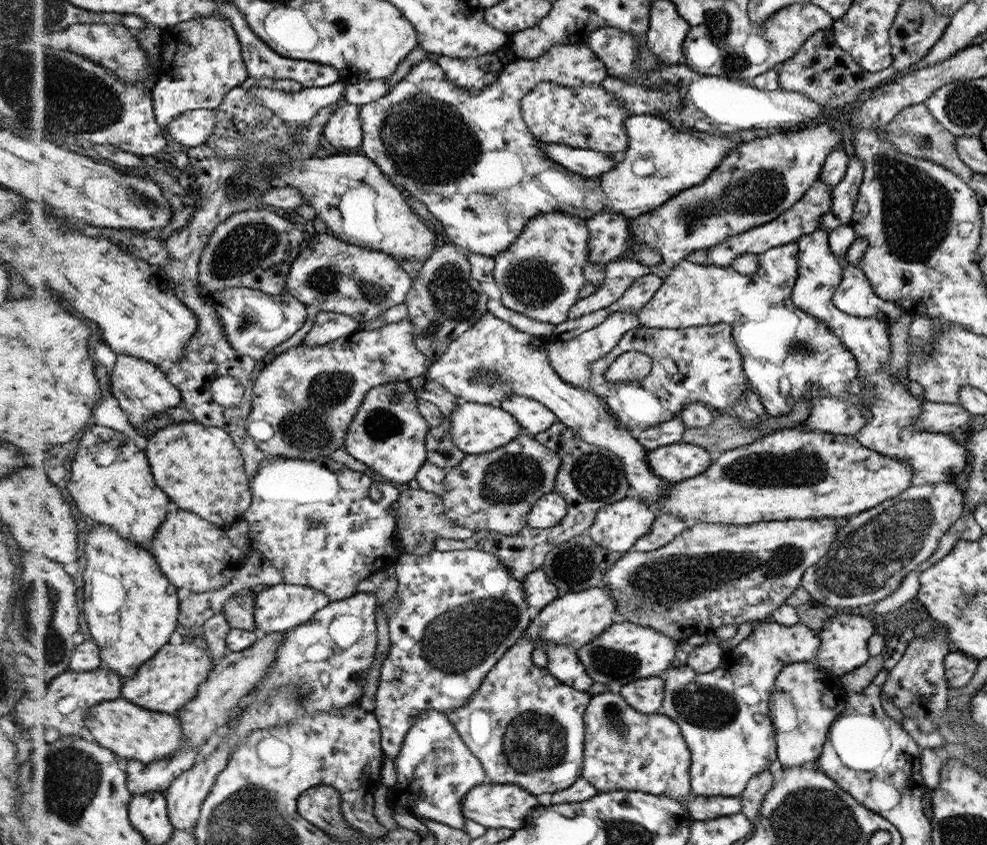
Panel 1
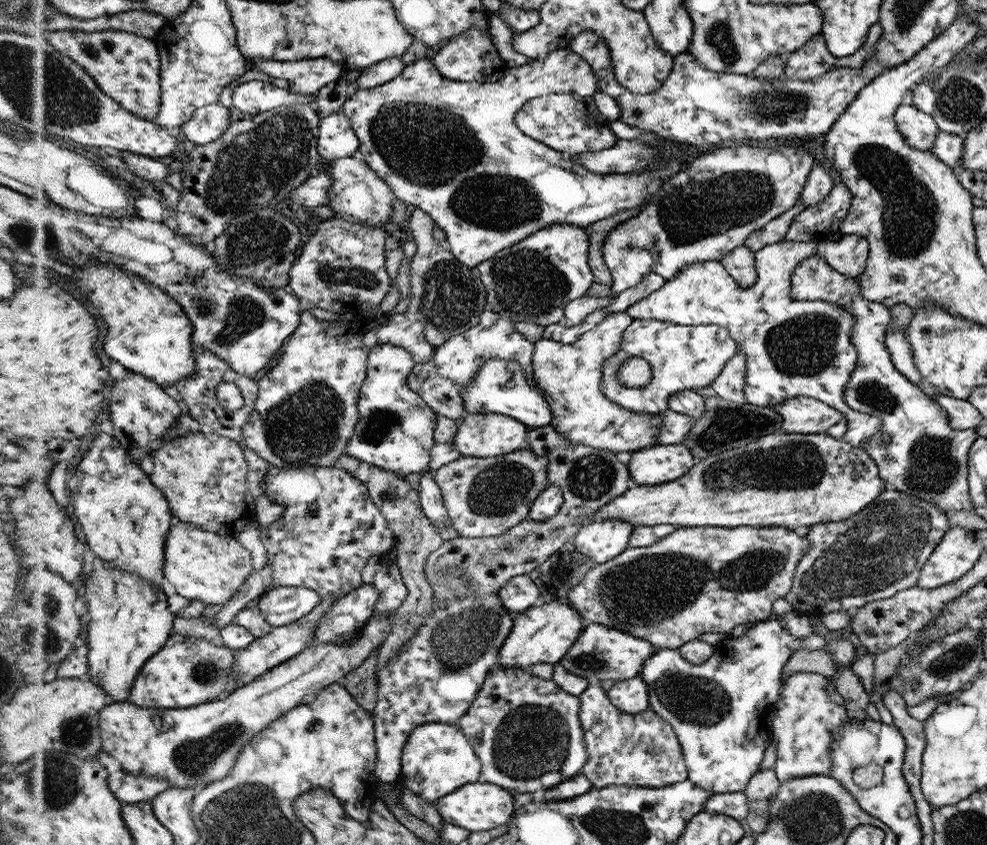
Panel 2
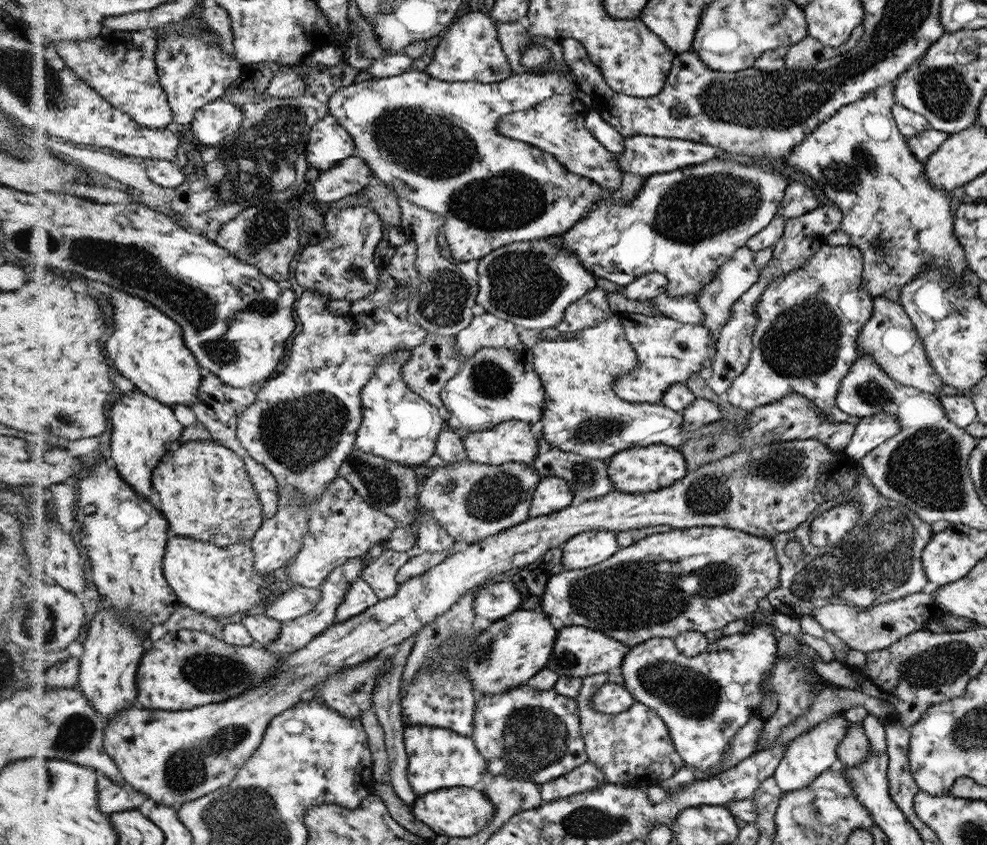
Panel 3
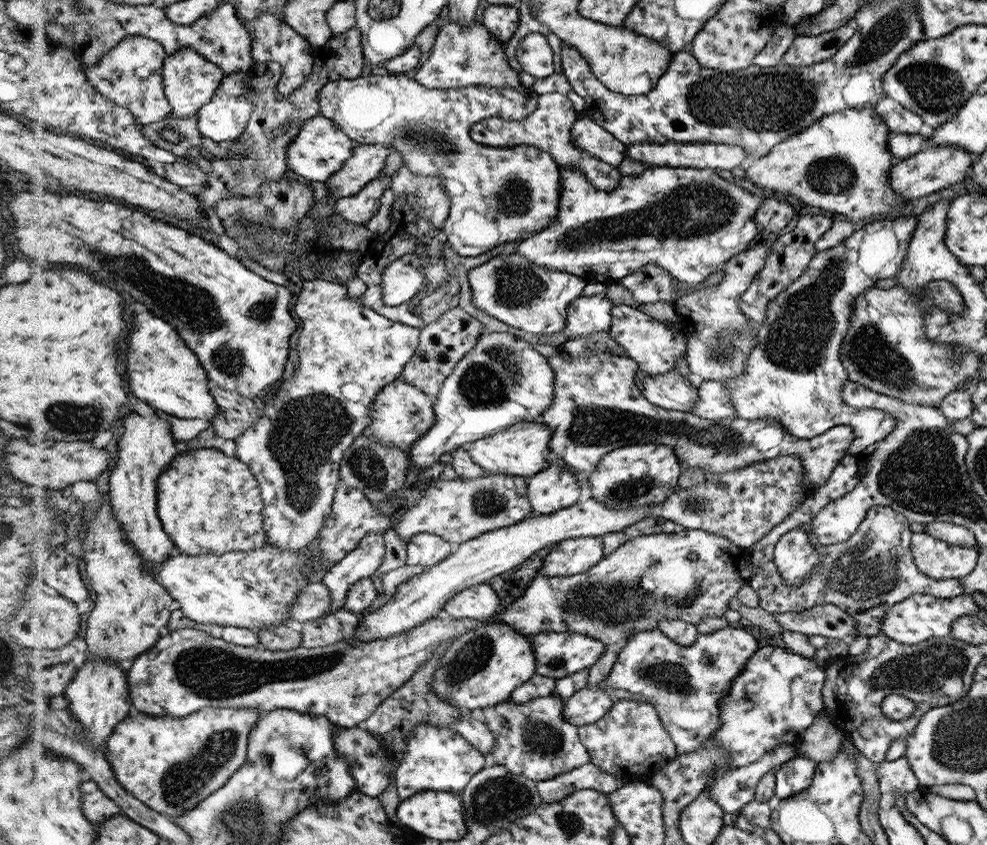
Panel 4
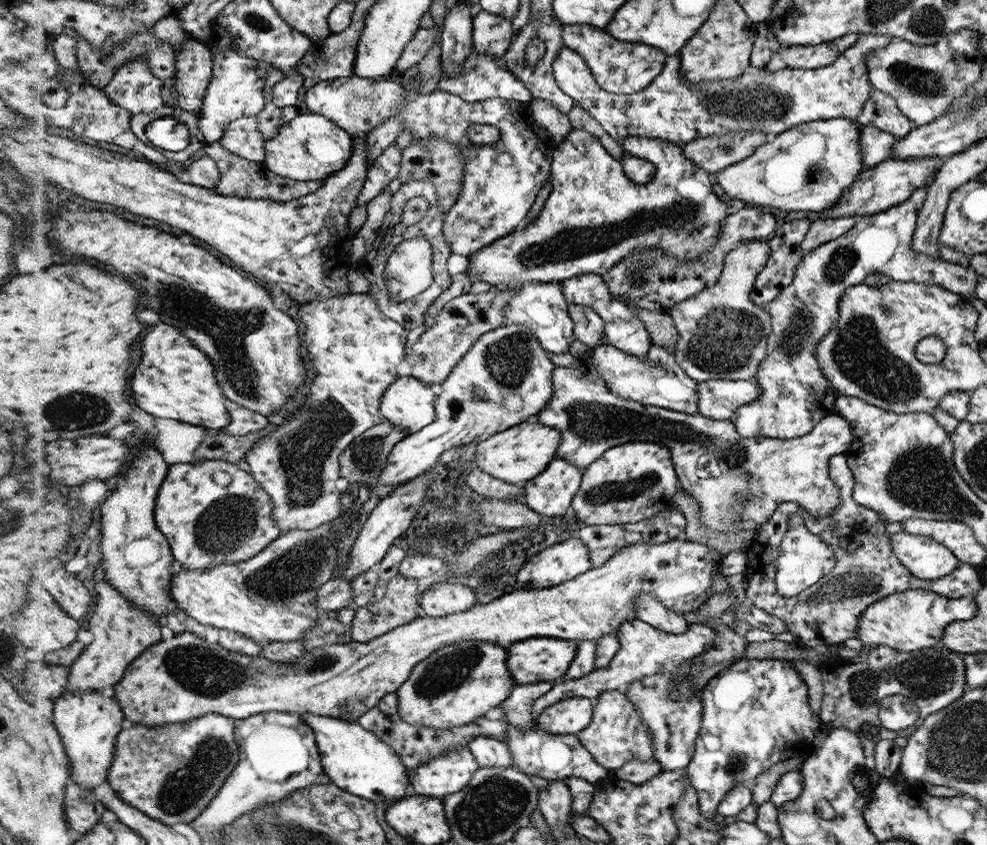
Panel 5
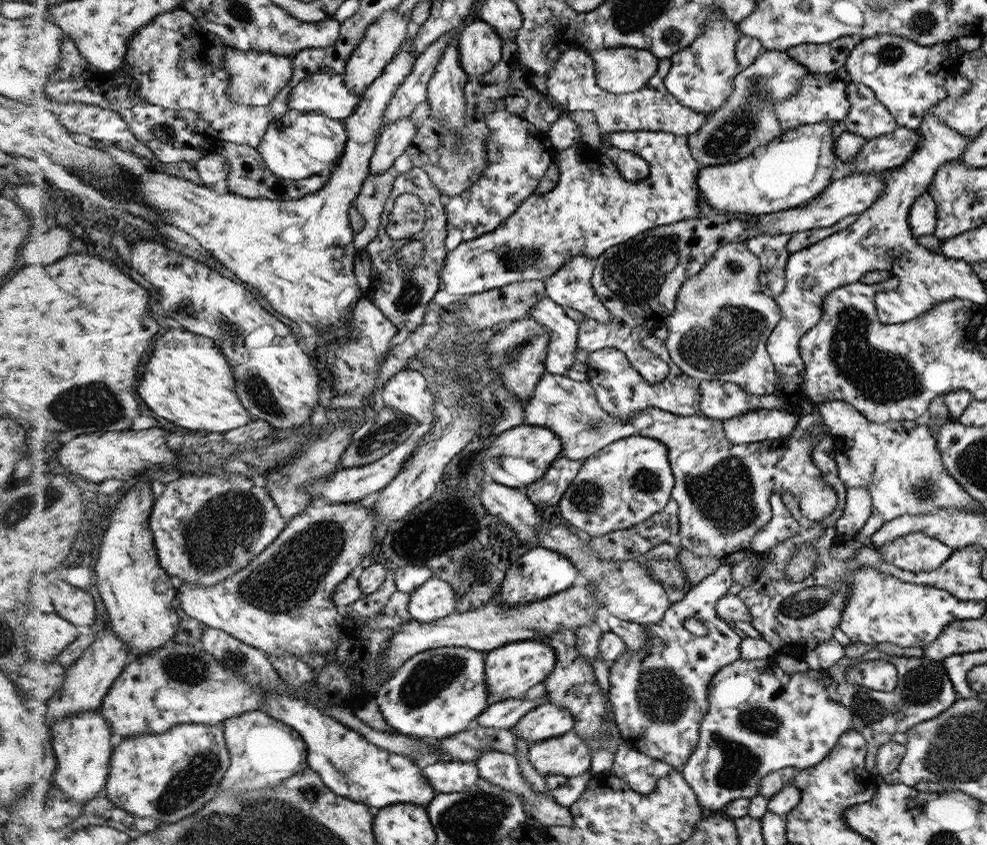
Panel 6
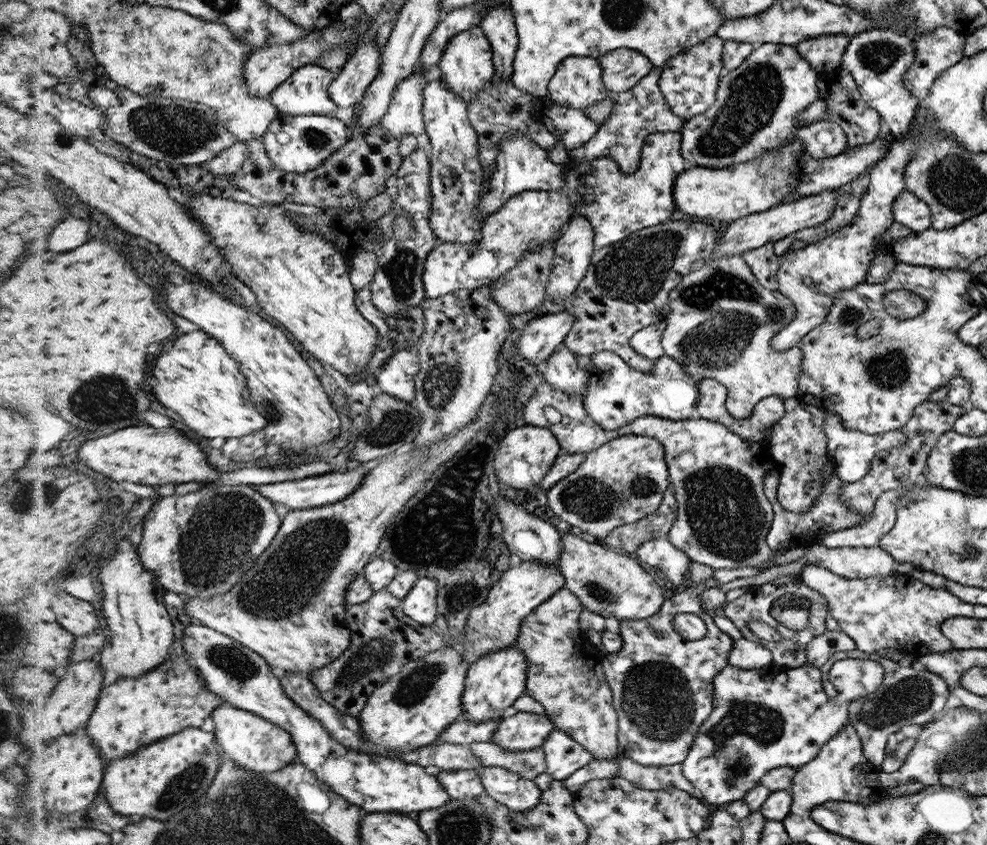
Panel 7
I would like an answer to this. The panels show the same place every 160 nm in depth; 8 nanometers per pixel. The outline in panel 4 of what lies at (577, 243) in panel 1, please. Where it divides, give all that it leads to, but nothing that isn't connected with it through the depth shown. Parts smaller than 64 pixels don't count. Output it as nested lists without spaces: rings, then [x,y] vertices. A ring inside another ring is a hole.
[[[512,242],[500,255],[470,270],[468,280],[472,288],[473,306],[524,332],[541,336],[562,333],[568,325],[569,306],[582,296],[588,282],[576,274],[538,267],[522,259],[516,250],[517,243]]]

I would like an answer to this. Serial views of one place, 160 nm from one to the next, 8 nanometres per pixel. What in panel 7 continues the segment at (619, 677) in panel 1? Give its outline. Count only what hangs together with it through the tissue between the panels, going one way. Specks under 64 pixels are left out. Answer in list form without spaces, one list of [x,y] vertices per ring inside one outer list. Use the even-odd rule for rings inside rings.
[[[516,644],[504,650],[491,651],[487,656],[479,657],[476,662],[471,663],[465,680],[462,718],[469,722],[488,722],[511,712],[514,701],[525,692],[528,664],[524,653]]]

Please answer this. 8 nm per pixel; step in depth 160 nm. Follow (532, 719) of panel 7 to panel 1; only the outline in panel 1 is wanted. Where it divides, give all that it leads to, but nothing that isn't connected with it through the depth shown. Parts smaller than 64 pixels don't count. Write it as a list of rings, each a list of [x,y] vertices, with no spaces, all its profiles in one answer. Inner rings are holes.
[[[662,676],[641,678],[619,688],[620,695],[634,710],[644,714],[659,712],[665,698],[665,682]]]

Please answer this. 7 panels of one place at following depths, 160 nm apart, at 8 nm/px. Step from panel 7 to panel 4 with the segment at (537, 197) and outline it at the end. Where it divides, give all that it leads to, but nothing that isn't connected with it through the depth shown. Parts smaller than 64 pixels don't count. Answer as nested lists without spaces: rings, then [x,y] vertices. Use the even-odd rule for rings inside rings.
[[[591,115],[577,120],[572,128],[573,144],[598,160],[618,167],[621,161],[622,143],[610,134]],[[667,166],[646,168],[635,177],[622,176],[614,190],[603,191],[594,186],[594,182],[586,175],[570,167],[562,167],[561,205],[556,220],[539,233],[517,243],[516,253],[538,267],[603,282],[619,282],[646,265],[657,264],[668,270],[682,286],[682,293],[672,297],[672,303],[675,303],[687,294],[694,293],[696,286],[706,282],[710,274],[724,270],[726,262],[734,255],[748,249],[748,244],[760,231],[753,216],[762,201],[762,197],[750,193],[746,186],[723,180],[710,169]]]

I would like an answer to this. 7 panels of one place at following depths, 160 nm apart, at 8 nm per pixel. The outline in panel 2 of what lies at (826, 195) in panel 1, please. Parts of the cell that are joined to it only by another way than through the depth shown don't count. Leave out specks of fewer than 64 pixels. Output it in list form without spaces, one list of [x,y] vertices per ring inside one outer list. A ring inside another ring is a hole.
[[[803,202],[796,203],[792,209],[782,213],[780,217],[773,218],[764,228],[757,230],[745,241],[746,248],[757,252],[764,249],[765,246],[776,244],[778,241],[784,241],[786,233],[792,228],[794,220],[805,210]]]

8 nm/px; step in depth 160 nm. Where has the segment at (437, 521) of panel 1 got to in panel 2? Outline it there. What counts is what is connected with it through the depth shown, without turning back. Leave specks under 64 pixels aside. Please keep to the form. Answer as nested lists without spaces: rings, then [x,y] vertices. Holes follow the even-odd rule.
[[[348,454],[343,455],[338,461],[337,466],[347,470],[356,478],[361,479],[369,489],[369,497],[373,499],[373,502],[382,510],[385,515],[385,518],[388,520],[391,531],[394,532],[394,535],[397,538],[397,566],[400,569],[400,574],[402,577],[402,582],[407,586],[408,594],[404,599],[404,602],[401,602],[401,605],[397,608],[396,612],[393,615],[393,628],[391,628],[391,633],[386,637],[385,642],[380,646],[380,649],[377,650],[377,682],[378,682],[378,671],[381,670],[383,666],[386,666],[391,660],[396,658],[396,655],[400,652],[400,649],[416,636],[416,633],[420,630],[420,627],[423,625],[424,619],[429,615],[431,608],[435,604],[435,599],[433,596],[433,588],[428,584],[424,574],[424,567],[427,561],[427,558],[434,552],[438,550],[444,542],[450,539],[458,538],[458,531],[453,526],[448,528],[436,528],[429,520],[427,516],[423,513],[421,509],[419,492],[414,490],[410,483],[406,481],[405,477],[397,475],[396,473],[388,472],[383,468],[368,464],[362,459],[354,458]]]

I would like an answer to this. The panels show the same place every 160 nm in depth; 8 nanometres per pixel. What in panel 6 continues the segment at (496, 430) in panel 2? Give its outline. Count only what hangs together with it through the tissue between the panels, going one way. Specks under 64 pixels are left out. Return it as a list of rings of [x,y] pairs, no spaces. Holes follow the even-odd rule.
[[[524,424],[505,430],[485,450],[486,456],[484,456],[484,464],[482,466],[486,478],[512,488],[525,489],[528,485],[532,485],[533,482],[541,480],[547,473],[549,466],[560,456],[564,448],[564,446],[560,446],[560,439],[561,437],[555,431],[550,430],[549,427],[538,425]]]

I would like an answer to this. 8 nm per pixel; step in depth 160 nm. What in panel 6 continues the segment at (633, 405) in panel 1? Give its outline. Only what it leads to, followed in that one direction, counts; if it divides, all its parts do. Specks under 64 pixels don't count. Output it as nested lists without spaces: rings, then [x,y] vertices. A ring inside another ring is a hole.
[[[576,255],[572,258],[572,262],[566,262],[566,266],[562,270],[554,273],[554,276],[545,279],[545,296],[553,299],[561,307],[568,309],[574,308],[579,310],[582,315],[594,318],[596,322],[608,324],[612,320],[612,313],[605,307],[596,293],[592,285],[594,269],[594,260],[586,255]]]

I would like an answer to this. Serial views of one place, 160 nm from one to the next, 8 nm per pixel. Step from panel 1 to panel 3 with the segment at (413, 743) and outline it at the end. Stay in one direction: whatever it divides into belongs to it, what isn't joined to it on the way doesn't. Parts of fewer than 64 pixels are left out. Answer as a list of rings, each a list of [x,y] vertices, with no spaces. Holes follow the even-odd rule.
[[[410,725],[403,732],[403,742],[408,758],[408,782],[414,794],[423,795],[438,789],[449,789],[458,786],[472,787],[474,784],[478,784],[488,772],[485,758],[482,758],[482,754],[477,750],[471,736],[460,735],[456,731],[447,730],[446,727]]]

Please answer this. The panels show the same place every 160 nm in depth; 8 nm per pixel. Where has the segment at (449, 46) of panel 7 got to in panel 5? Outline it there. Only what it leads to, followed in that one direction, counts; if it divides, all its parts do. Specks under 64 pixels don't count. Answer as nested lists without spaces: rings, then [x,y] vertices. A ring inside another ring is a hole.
[[[485,10],[480,11],[473,17],[473,52],[492,55],[496,59],[506,55],[515,35],[511,21]]]

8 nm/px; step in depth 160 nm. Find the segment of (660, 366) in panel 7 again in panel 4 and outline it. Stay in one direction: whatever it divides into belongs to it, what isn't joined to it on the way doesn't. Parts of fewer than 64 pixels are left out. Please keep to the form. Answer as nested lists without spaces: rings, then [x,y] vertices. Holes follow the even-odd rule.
[[[640,369],[635,374],[637,388],[650,403],[666,410],[692,412],[697,405],[697,383],[675,369],[664,374],[645,375]]]

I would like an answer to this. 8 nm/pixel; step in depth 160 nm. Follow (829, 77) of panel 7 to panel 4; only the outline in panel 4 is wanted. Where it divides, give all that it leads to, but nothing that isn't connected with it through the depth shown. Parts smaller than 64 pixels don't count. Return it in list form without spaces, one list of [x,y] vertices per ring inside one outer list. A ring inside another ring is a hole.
[[[884,96],[874,106],[877,115],[886,123],[890,132],[898,134],[918,134],[924,126],[924,119],[921,115],[914,114],[914,111],[902,106],[897,99]]]

